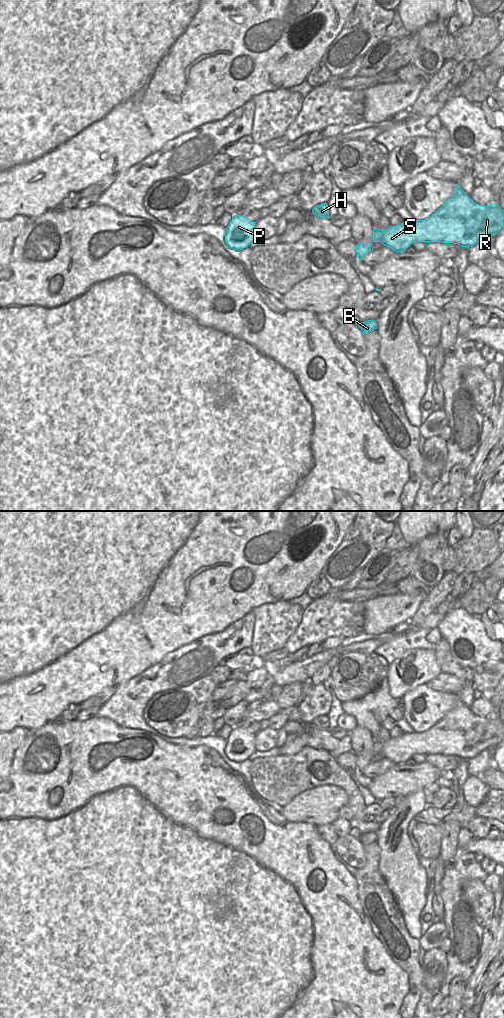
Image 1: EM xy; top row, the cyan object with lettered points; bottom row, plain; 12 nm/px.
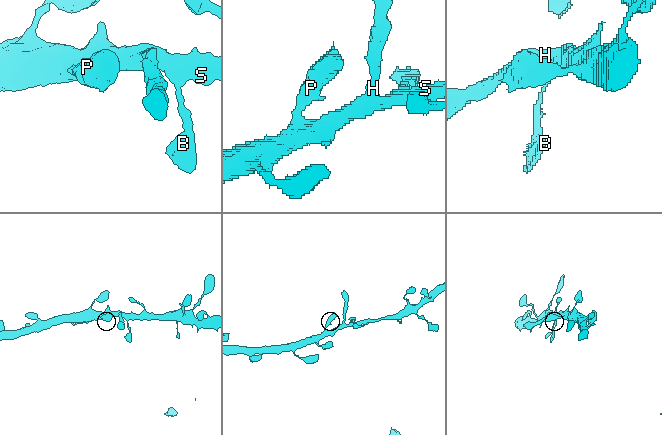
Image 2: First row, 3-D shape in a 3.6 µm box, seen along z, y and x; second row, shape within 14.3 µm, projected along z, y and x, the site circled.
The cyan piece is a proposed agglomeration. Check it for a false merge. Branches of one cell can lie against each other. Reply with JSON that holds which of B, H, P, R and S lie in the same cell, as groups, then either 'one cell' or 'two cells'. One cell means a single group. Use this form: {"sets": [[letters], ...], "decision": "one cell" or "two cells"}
{"sets": [["B", "H", "P", "R", "S"]], "decision": "one cell"}

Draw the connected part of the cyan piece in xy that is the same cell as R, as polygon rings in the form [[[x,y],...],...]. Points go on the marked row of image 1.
[[[456,184],[455,194],[451,199],[434,214],[424,220],[412,220],[396,226],[390,226],[386,230],[375,228],[373,241],[381,242],[384,246],[398,252],[405,251],[412,243],[416,242],[442,242],[458,244],[461,247],[472,247],[490,235],[496,235],[504,225],[504,211],[497,203],[488,206],[476,204]]]

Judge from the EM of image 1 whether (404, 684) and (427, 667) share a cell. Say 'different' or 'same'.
same

